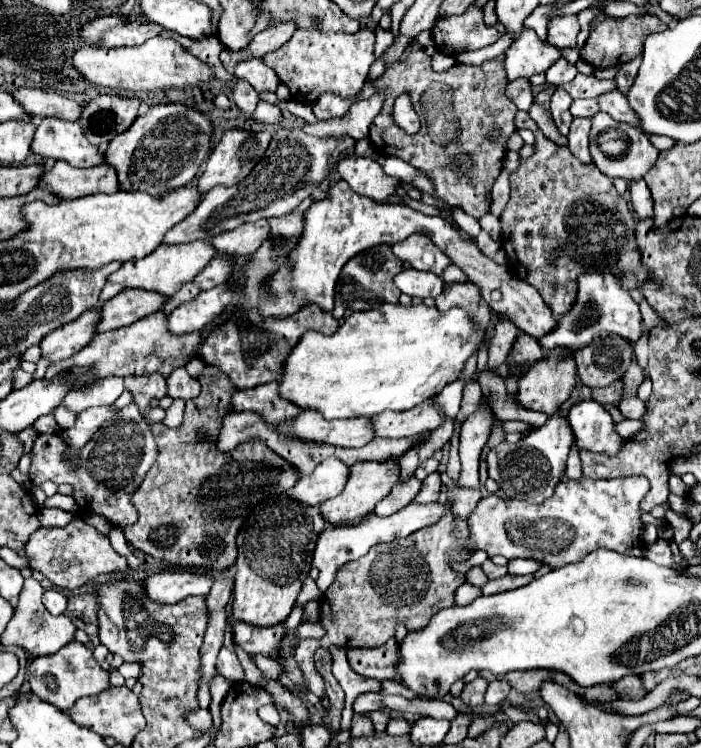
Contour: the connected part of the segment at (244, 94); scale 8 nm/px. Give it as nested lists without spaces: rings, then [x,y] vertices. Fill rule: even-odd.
[[[239,79],[237,85],[235,85],[235,91],[233,91],[233,97],[235,97],[237,107],[239,107],[247,117],[251,117],[253,111],[255,111],[255,105],[257,105],[257,101],[259,101],[257,91],[255,91],[247,81]]]

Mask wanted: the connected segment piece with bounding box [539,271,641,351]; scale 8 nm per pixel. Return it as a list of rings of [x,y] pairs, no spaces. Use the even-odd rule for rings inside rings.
[[[587,271],[577,277],[577,299],[569,313],[565,313],[557,325],[539,339],[545,351],[561,345],[561,347],[571,347],[571,349],[581,349],[589,345],[593,339],[599,339],[603,331],[609,333],[619,333],[623,337],[629,337],[629,341],[637,341],[641,335],[639,327],[639,305],[631,299],[629,291],[623,289],[621,277],[611,273],[611,271]]]

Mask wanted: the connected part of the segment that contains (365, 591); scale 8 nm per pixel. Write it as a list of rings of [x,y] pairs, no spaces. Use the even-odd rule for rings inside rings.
[[[447,501],[445,503],[445,513],[437,523],[415,531],[415,533],[411,533],[409,537],[405,537],[401,541],[379,543],[379,545],[371,547],[365,557],[361,557],[357,561],[351,561],[351,563],[345,563],[337,571],[335,583],[325,591],[325,595],[321,599],[321,605],[319,605],[317,623],[321,623],[321,627],[325,629],[325,635],[321,639],[301,641],[299,647],[297,647],[297,653],[295,653],[295,659],[301,665],[301,671],[303,671],[305,679],[307,679],[307,689],[311,693],[315,693],[317,697],[325,695],[323,679],[317,673],[314,664],[314,654],[319,647],[325,647],[325,649],[329,649],[331,645],[337,645],[337,647],[343,645],[345,649],[347,647],[377,647],[377,645],[383,645],[389,637],[395,635],[395,625],[397,623],[403,623],[407,629],[421,629],[421,627],[425,627],[429,623],[429,617],[433,613],[453,605],[453,593],[455,593],[455,589],[459,585],[465,583],[465,575],[453,571],[449,567],[449,561],[455,559],[455,561],[465,563],[473,555],[473,551],[467,549],[467,541],[469,541],[469,521],[467,519],[457,519],[455,513],[453,513],[453,501]],[[347,613],[349,613],[349,619],[353,619],[357,623],[363,621],[363,619],[381,619],[381,617],[385,621],[389,617],[391,625],[387,625],[387,627],[347,627]]]

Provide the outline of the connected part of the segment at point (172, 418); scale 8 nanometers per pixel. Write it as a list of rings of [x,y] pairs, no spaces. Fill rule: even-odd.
[[[175,399],[173,405],[167,409],[167,415],[163,419],[163,423],[167,427],[179,427],[183,421],[183,409],[185,409],[185,401],[183,399]]]

